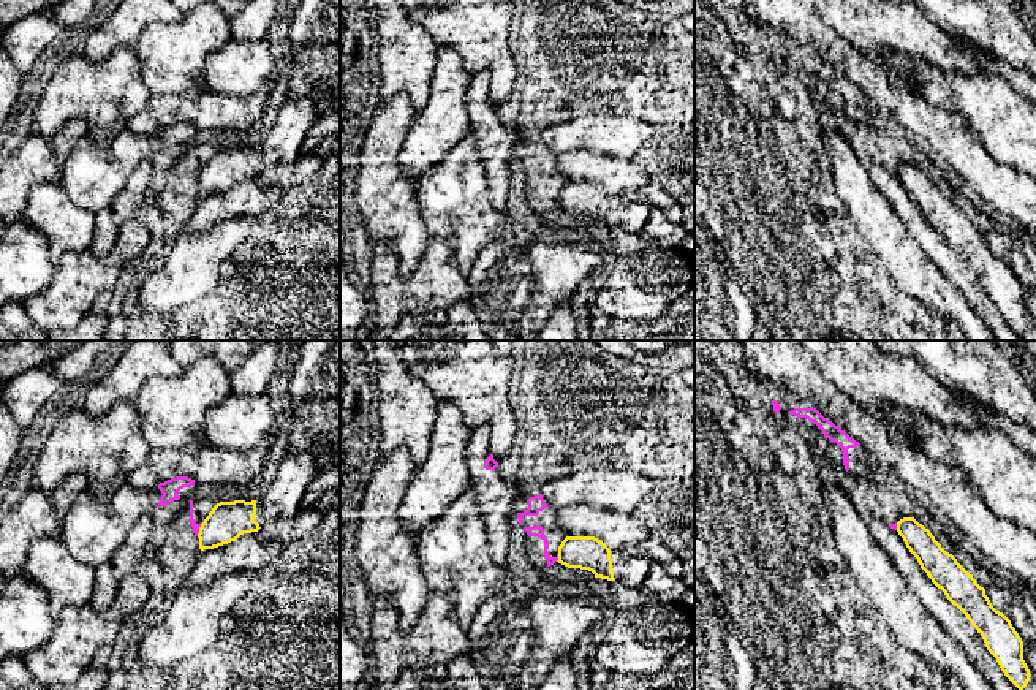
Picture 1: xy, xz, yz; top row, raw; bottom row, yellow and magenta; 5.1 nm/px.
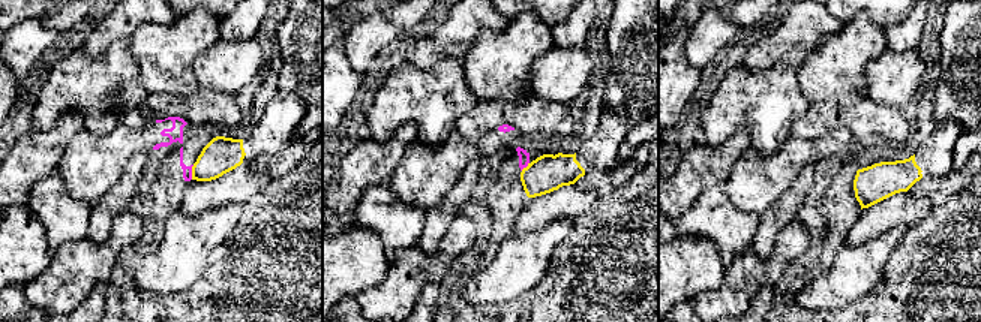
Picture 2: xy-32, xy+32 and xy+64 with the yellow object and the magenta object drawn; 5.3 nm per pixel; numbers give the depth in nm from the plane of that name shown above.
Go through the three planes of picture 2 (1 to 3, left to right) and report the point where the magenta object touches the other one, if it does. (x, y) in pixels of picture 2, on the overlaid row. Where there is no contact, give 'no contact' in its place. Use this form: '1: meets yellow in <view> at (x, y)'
1: meets yellow in xy-32 at (192, 172)
2: meets yellow in xy+32 at (527, 166)
3: no contact

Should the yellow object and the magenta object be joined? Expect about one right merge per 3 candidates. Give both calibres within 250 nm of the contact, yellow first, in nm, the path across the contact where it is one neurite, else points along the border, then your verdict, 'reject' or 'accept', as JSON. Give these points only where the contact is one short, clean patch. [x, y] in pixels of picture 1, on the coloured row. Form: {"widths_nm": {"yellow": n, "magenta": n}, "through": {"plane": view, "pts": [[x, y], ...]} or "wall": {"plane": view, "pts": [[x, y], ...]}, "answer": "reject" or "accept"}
{"widths_nm": {"yellow": 200, "magenta": 40}, "wall": {"plane": "xy", "pts": [[204, 521], [196, 535]]}, "answer": "reject"}

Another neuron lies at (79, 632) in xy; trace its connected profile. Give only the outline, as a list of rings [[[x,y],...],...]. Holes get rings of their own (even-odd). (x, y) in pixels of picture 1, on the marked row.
[[[87,603],[63,609],[51,638],[22,657],[28,673],[46,687],[76,682],[93,654],[114,643],[120,620],[120,608],[96,611]]]

